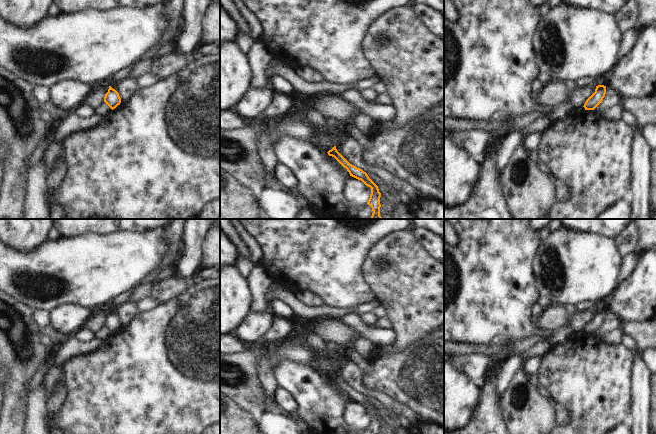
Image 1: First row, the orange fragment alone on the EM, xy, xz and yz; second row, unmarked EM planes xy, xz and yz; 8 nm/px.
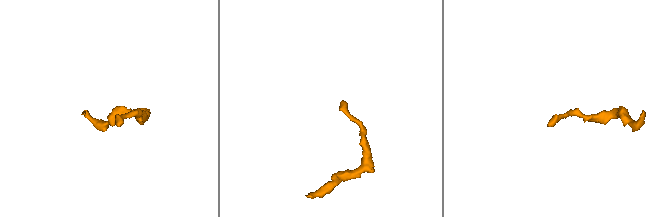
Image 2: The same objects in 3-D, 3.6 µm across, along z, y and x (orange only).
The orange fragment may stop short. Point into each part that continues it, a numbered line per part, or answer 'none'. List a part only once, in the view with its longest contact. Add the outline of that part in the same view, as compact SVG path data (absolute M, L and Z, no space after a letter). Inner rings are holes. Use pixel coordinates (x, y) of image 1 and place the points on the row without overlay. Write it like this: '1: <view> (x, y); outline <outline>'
none

